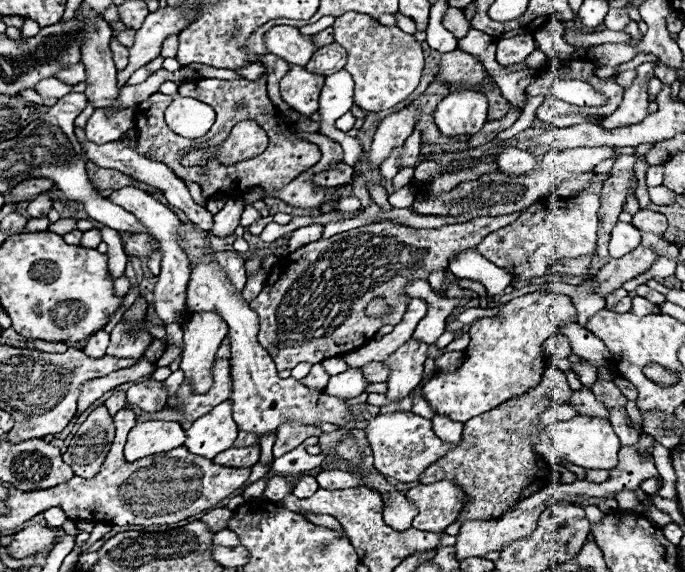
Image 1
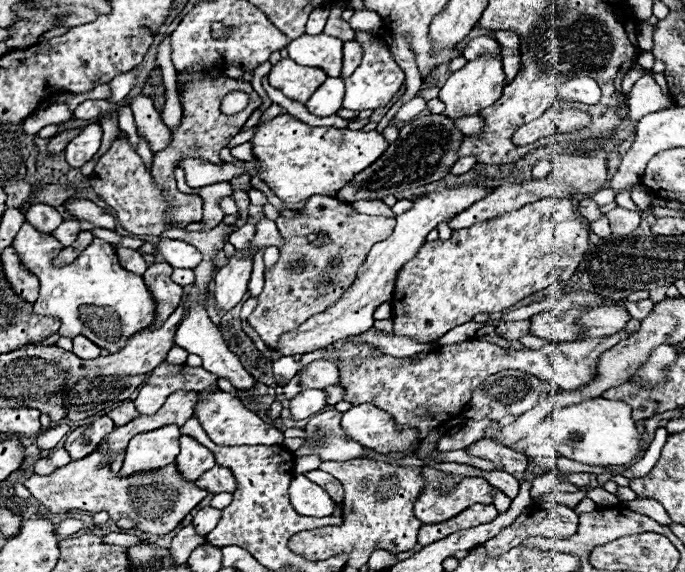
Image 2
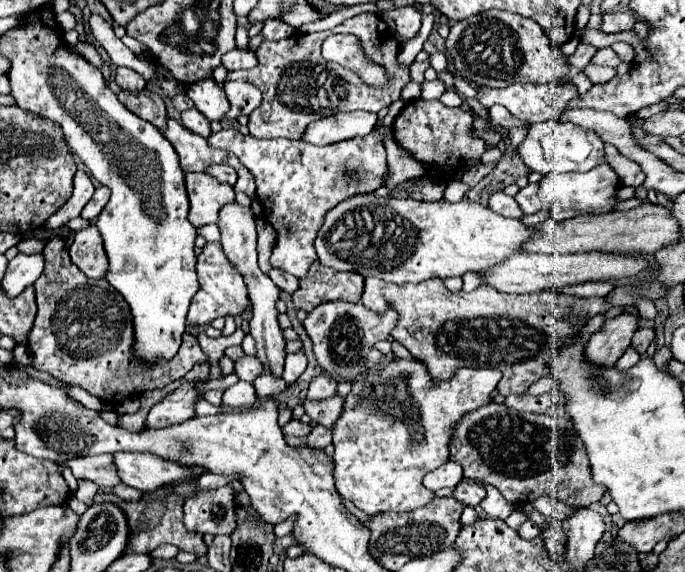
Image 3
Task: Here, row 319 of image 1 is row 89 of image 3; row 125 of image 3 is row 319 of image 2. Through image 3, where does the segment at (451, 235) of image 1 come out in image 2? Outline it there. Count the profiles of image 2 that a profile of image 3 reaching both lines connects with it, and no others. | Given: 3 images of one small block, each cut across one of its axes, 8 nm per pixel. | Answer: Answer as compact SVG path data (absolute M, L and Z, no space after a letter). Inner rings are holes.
M316 196L306 202L298 218L276 220L278 230L288 240L280 250L280 260L264 276L266 284L258 296L256 310L248 316L248 324L258 332L268 348L276 348L280 334L296 330L312 314L324 312L332 302L338 302L348 286L358 276L360 266L366 262L370 248L392 234L396 218L366 216L350 208L348 202L328 196ZM338 256L338 264L330 266L330 260ZM304 262L300 270L292 270L290 264Z

